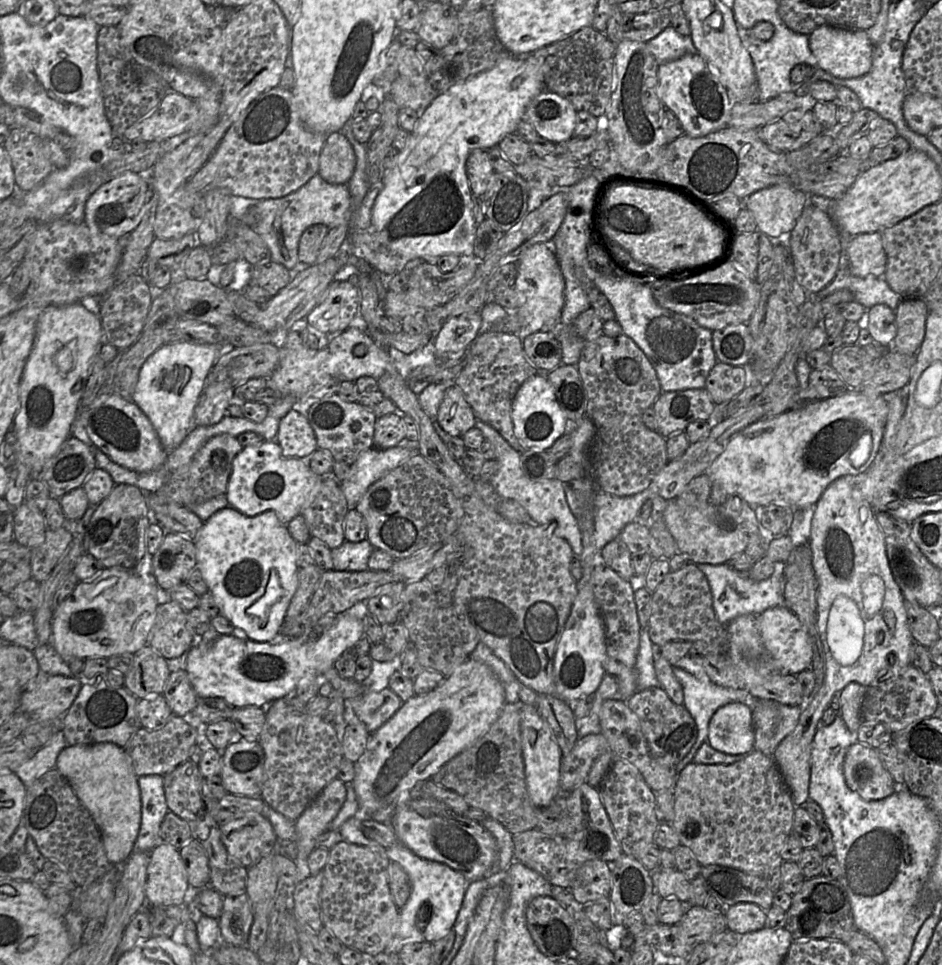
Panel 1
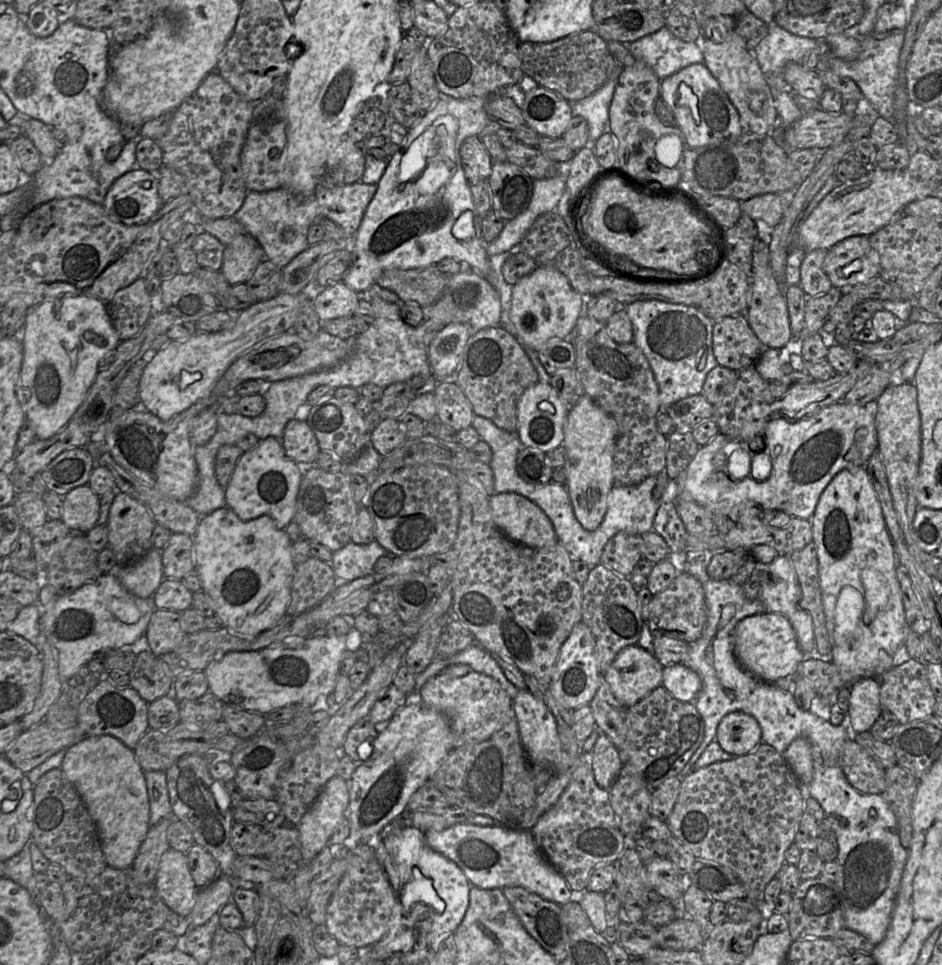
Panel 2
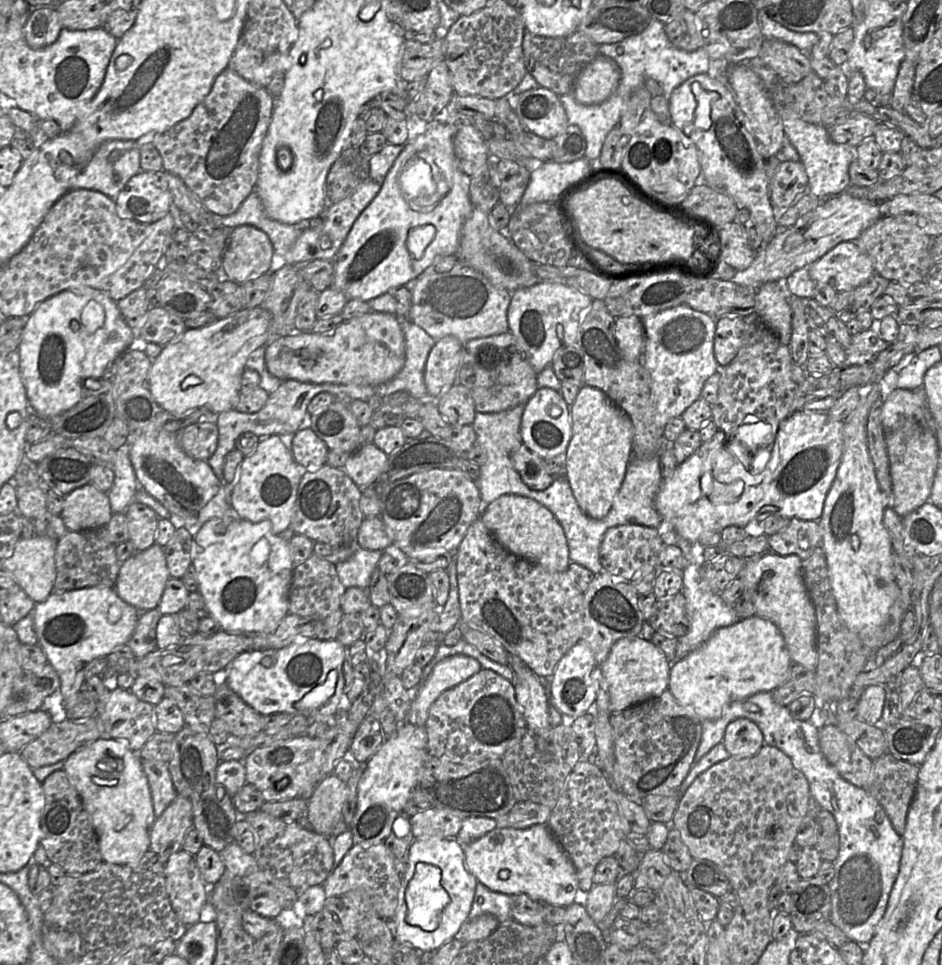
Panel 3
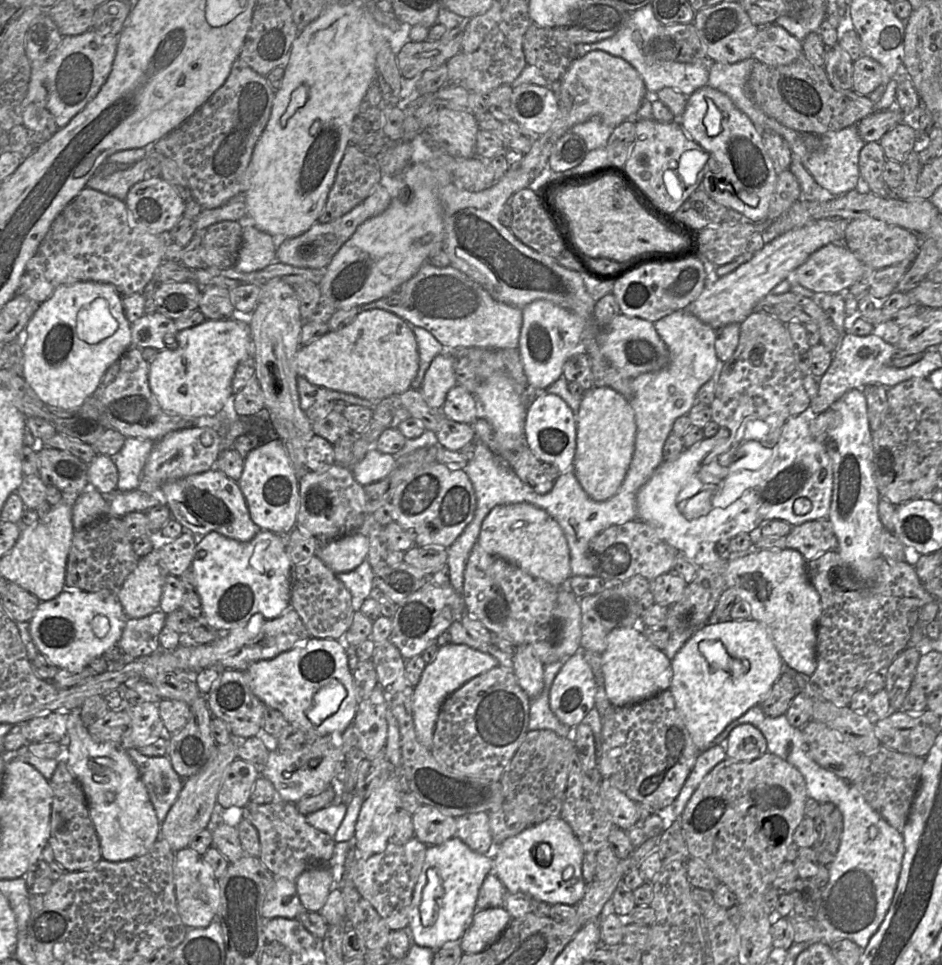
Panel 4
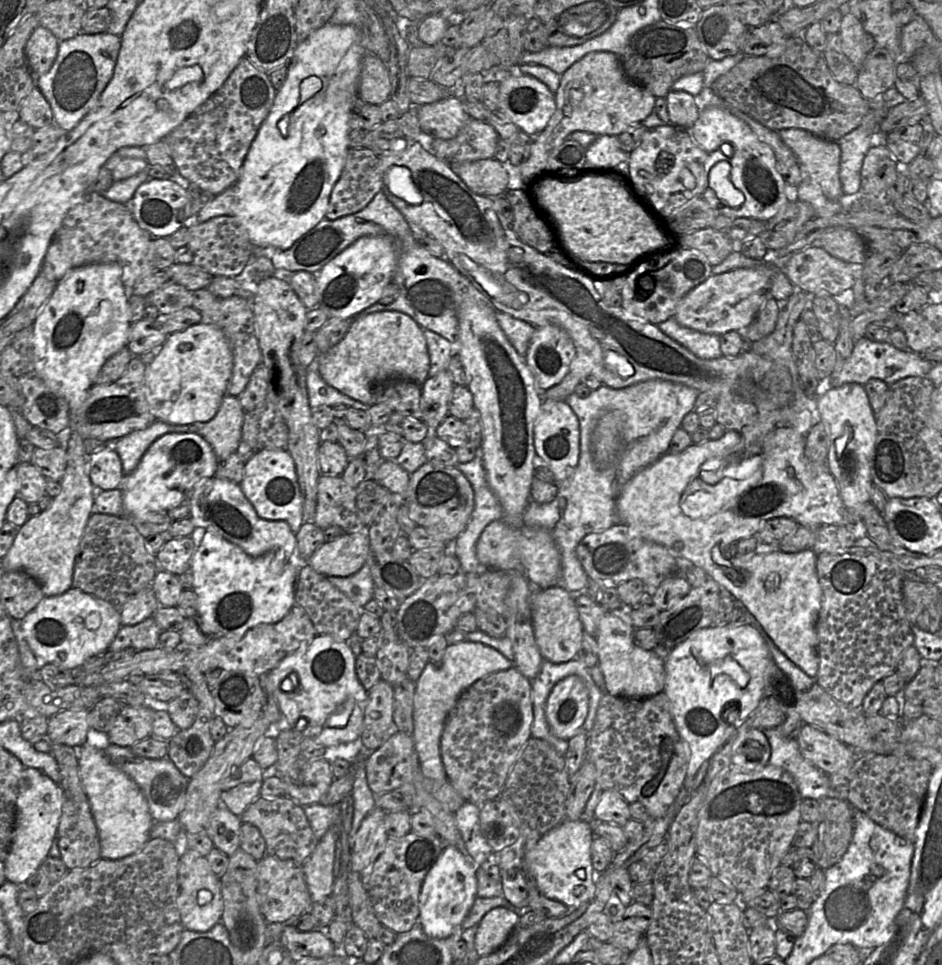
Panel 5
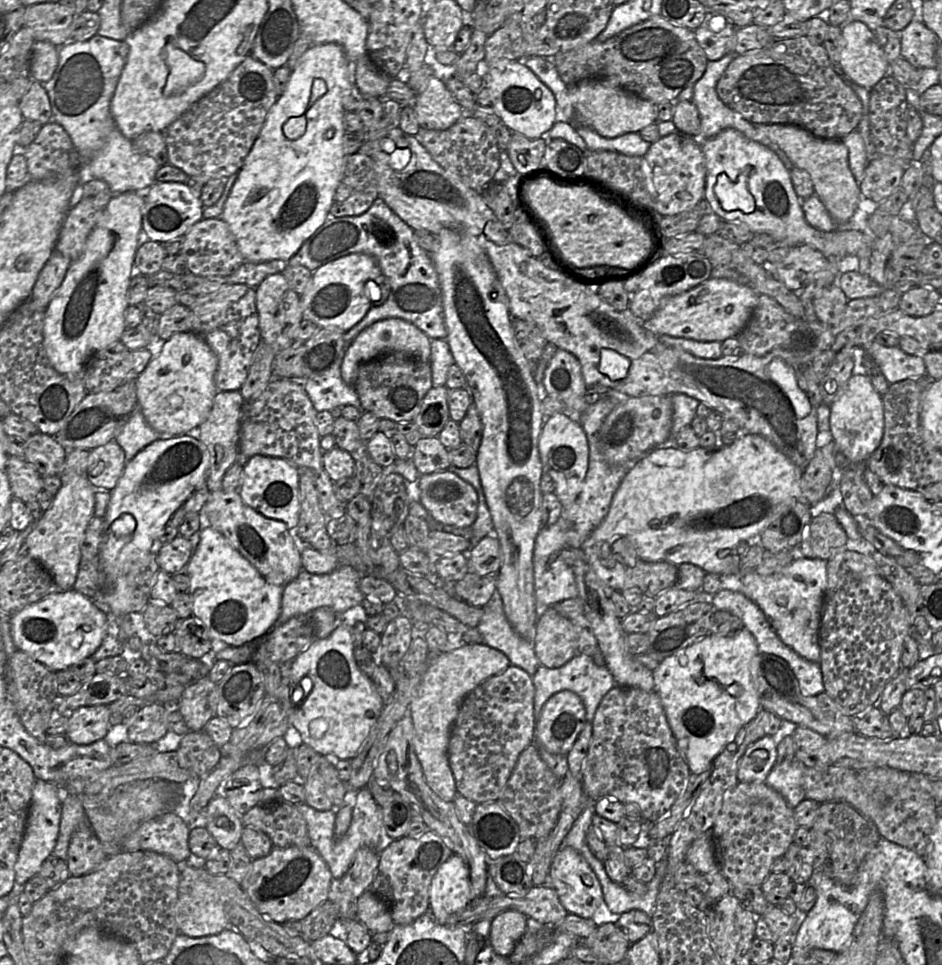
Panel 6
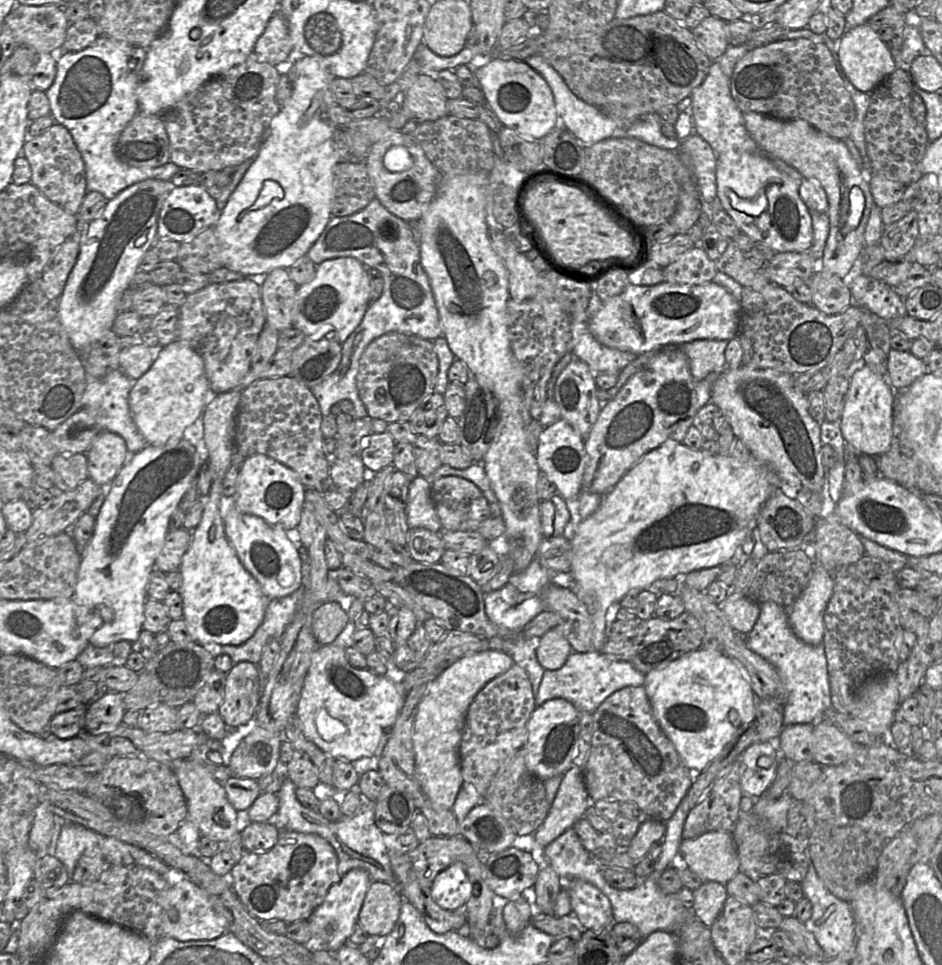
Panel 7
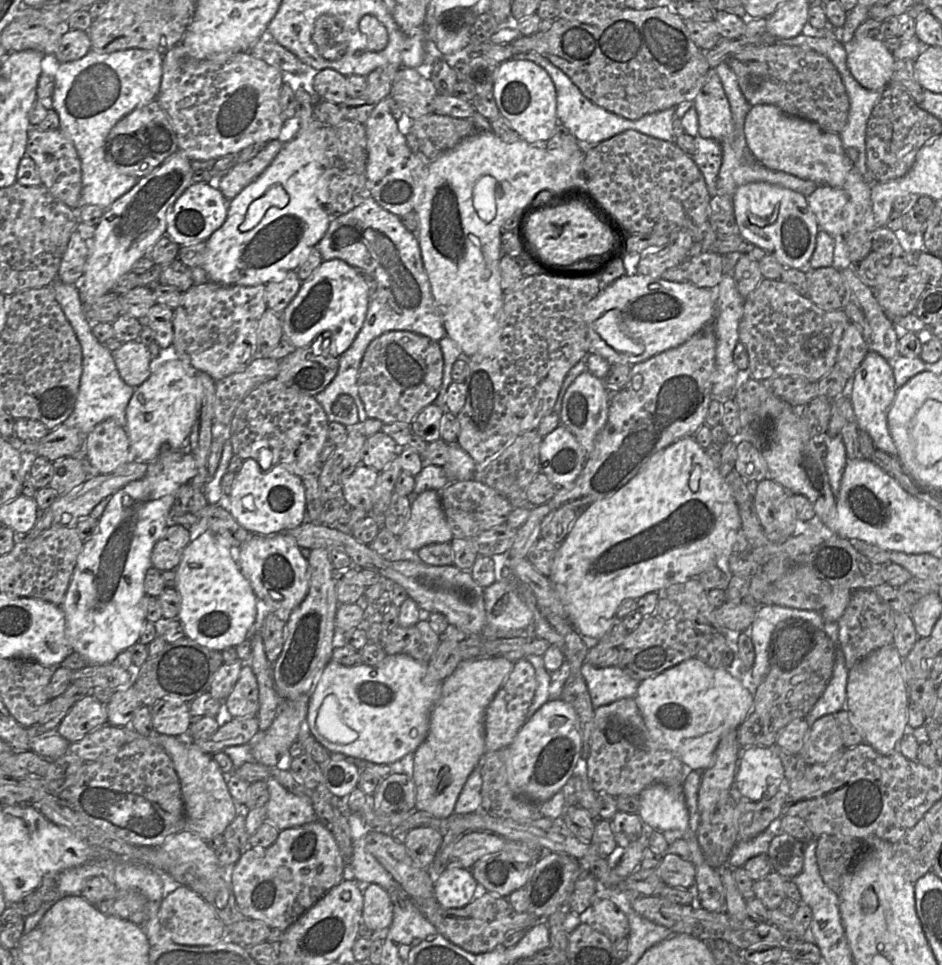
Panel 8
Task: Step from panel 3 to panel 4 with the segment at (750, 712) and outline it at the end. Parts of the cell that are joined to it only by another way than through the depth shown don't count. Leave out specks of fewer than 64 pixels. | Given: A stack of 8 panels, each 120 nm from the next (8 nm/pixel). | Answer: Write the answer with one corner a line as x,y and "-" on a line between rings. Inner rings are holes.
760,705
751,707
732,721
711,743
725,745
726,739
736,726
752,724
765,736
767,751
779,756
803,775
807,795
820,804
835,804
843,816
841,842
834,860
829,864
829,881
822,890
822,901
815,917
821,928
821,939
829,945
849,939
865,949
871,937
883,922
896,891
905,853
902,833
888,824
848,781
821,767
808,754
807,743
801,728
792,726
786,717
770,717

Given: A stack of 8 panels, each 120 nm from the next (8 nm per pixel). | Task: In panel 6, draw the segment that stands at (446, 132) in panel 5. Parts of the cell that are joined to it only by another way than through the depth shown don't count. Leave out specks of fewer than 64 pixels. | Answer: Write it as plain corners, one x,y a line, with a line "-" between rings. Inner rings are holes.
431,76
425,90
414,98
413,111
422,129
446,130
464,116
464,110
444,82

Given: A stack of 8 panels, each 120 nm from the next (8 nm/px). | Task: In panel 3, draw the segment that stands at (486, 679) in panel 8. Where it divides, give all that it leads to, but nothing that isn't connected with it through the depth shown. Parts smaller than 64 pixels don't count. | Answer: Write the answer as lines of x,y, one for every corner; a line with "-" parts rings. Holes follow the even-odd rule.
466,655
447,657
436,664
412,702
407,722
425,727
429,709
446,690
467,680
482,669
478,660

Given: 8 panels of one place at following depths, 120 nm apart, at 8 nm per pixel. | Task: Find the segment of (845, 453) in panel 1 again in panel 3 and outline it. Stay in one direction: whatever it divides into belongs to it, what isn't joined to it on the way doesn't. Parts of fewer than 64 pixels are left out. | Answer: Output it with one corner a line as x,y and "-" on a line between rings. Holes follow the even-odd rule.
802,410
796,411
780,424
776,438
770,446
771,458
767,465
761,471
756,471
755,469
751,468
751,472
738,472
739,462
734,462
734,460
728,459
725,460
724,466
718,466
720,468
724,468
724,470
719,470
717,468
714,469
715,449
717,452
718,449
726,444
725,432
718,429
717,433
712,439
707,442
703,442
694,454
692,454
686,461
676,467
674,474
670,478
663,480
655,500
656,508
662,517
662,523
658,528
659,533
662,536
663,530
671,530
672,528
684,539
691,543
697,543
700,535
704,532
721,532
724,528
732,525
744,528
749,522
763,522
769,517
786,517
789,519
798,518
800,520
819,521
823,514
825,499
841,463
843,453
843,427
844,421
836,421
831,419
827,412

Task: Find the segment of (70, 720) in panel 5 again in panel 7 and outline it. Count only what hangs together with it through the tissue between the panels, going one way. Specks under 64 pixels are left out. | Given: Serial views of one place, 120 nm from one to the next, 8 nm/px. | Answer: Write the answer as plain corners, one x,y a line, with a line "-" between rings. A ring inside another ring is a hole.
107,691
88,704
83,732
92,735
110,732
122,724
125,712
123,695

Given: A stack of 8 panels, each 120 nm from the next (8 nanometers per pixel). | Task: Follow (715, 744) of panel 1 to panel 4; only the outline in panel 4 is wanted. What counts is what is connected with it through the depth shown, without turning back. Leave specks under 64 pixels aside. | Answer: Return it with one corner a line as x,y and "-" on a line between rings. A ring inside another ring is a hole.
744,723
729,733
726,743
727,758
749,762
767,752
767,741
763,733
754,725

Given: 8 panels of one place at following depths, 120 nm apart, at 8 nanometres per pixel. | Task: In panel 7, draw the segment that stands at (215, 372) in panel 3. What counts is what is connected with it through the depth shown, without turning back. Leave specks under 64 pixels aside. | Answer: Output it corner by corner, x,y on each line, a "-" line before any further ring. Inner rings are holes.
176,339
162,348
150,369
134,382
129,407
147,444
163,446
183,439
186,428
203,414
214,396
201,356
188,343

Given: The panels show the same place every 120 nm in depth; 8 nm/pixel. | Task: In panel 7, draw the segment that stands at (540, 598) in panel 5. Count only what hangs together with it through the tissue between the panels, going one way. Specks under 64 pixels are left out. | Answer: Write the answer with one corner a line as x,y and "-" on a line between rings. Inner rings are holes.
558,625
540,637
536,656
544,669
558,670
564,666
572,651
570,642
562,632
562,626

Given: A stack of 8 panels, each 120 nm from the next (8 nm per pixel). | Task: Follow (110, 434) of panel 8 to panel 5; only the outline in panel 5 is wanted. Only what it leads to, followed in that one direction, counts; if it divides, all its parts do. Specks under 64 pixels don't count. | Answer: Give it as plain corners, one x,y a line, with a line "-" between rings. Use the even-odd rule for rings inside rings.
112,446
89,456
89,477
96,493
118,489
124,481
122,463

